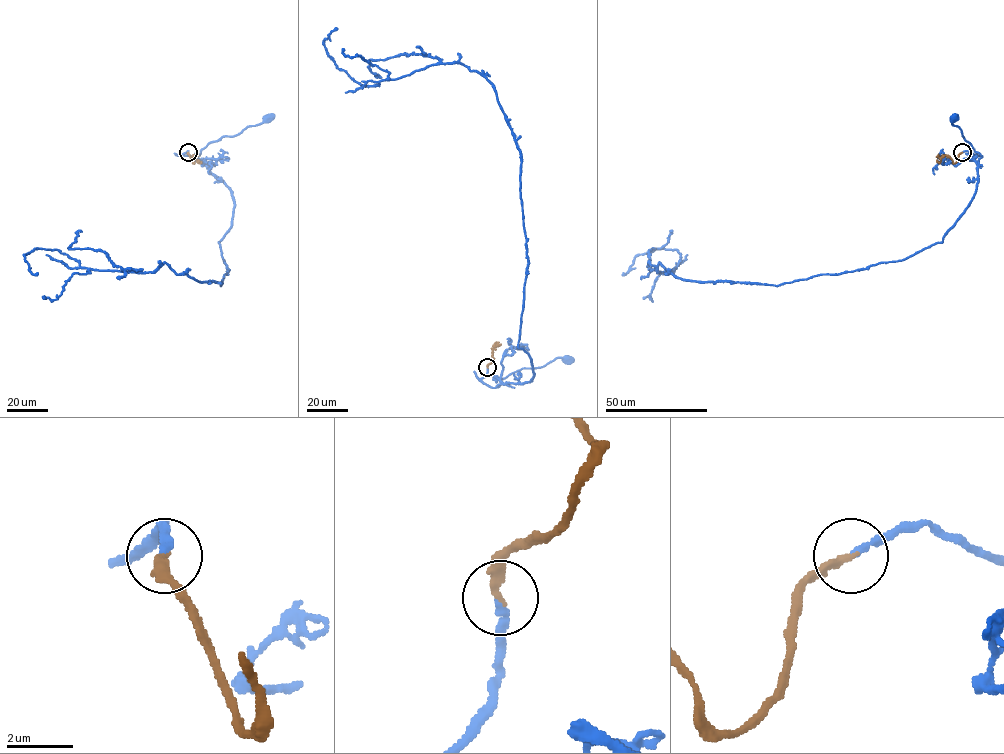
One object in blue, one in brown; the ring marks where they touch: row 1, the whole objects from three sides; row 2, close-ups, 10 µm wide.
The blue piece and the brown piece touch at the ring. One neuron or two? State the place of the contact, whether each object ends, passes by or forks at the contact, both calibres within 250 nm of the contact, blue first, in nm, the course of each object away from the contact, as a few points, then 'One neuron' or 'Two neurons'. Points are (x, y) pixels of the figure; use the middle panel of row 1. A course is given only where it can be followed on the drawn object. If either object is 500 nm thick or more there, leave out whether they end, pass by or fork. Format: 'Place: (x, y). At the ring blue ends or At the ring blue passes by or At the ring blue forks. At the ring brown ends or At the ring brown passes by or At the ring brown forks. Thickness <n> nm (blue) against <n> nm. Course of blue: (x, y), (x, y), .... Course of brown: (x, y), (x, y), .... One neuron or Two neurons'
Place: (487, 367). At the ring blue ends. At the ring brown ends. Thickness 240 nm (blue) against 240 nm. Course of blue: (487, 367), (481, 380), (496, 387), (501, 379), (522, 368), (540, 368), (560, 357), (569, 359). Course of brown: (487, 367), (492, 360), (492, 349), (501, 344). One neuron

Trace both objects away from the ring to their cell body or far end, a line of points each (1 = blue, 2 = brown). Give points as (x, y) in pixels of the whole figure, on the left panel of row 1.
1: (188, 152), (182, 154), (197, 156), (209, 143), (223, 136), (235, 136), (249, 126), (268, 122), (270, 118)
2: (188, 152), (193, 163), (193, 155), (201, 162)

